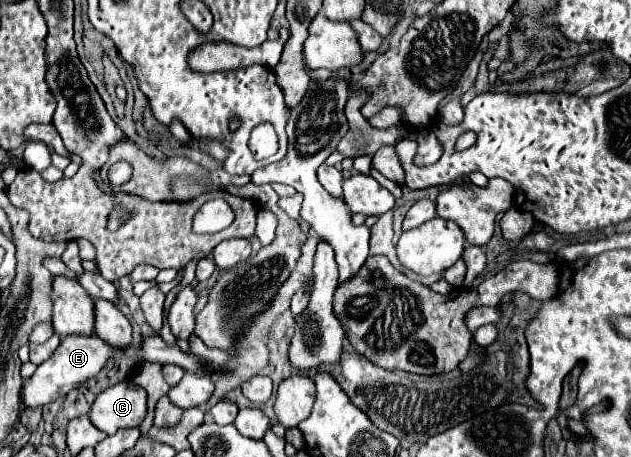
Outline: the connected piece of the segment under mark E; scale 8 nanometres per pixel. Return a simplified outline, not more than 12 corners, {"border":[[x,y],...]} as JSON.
{"border":[[98,336],[64,338],[24,380],[26,408],[66,396],[114,356]]}

